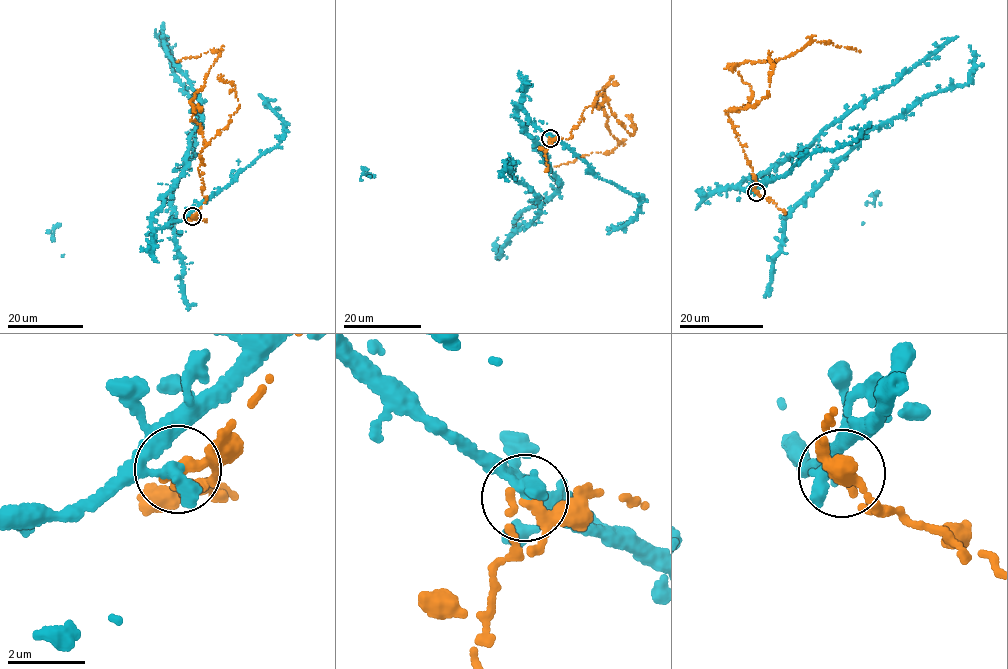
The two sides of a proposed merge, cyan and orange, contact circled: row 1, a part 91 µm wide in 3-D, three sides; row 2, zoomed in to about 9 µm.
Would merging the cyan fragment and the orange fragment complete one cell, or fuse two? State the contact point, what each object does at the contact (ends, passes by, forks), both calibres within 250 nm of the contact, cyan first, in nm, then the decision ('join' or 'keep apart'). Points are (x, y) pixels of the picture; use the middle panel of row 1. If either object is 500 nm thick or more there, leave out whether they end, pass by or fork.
place (550, 138); cyan ends; orange passes by; calibres 400 and 280 nm; keep apart

